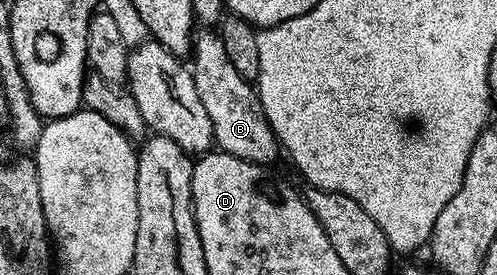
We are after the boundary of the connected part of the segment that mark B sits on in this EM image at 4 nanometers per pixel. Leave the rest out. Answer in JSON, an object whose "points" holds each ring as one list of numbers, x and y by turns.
{"points":[[214,31,202,32,194,38,192,72,196,92,200,94,200,103,204,103,208,119,212,119,214,145,223,153,236,155,236,159,274,163,270,161,276,160,278,153,280,157,278,137,264,115,257,88,251,82,245,81,240,71,236,71,236,67,232,67,232,62,224,51,221,36]]}

